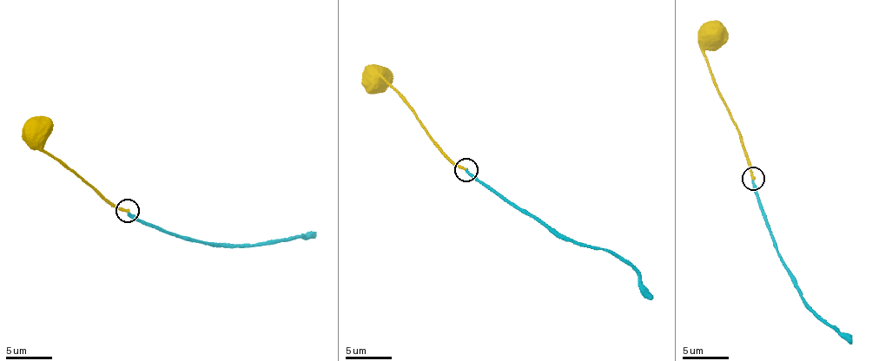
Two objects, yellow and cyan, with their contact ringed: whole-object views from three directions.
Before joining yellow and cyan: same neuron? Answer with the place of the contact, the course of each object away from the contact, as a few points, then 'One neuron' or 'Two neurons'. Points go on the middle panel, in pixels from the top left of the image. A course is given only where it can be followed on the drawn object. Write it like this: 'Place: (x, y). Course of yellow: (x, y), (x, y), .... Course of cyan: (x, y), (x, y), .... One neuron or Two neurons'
Place: (466, 170). Course of yellow: (465, 169), (452, 162), (415, 112), (385, 81), (371, 76), (369, 79). Course of cyan: (465, 170), (516, 206), (574, 239), (620, 255), (653, 298). Two neurons

